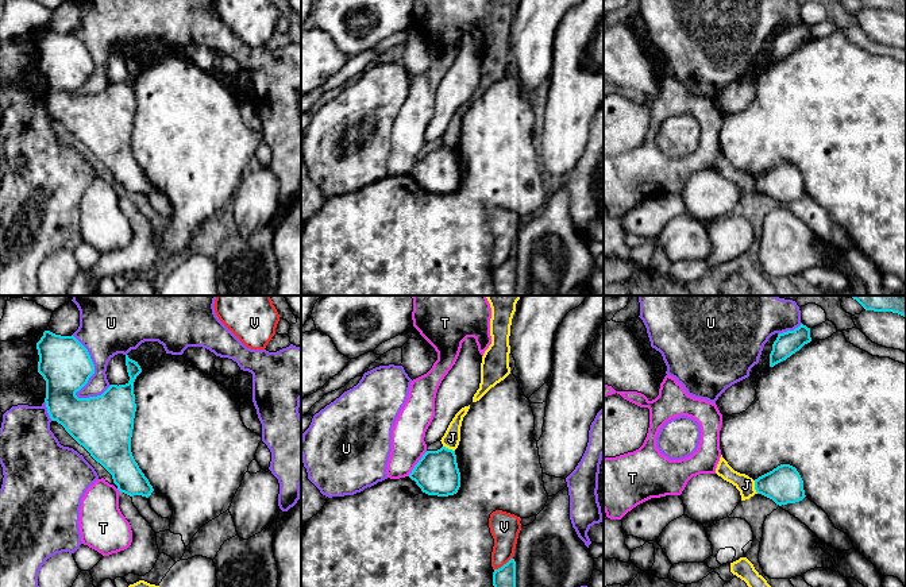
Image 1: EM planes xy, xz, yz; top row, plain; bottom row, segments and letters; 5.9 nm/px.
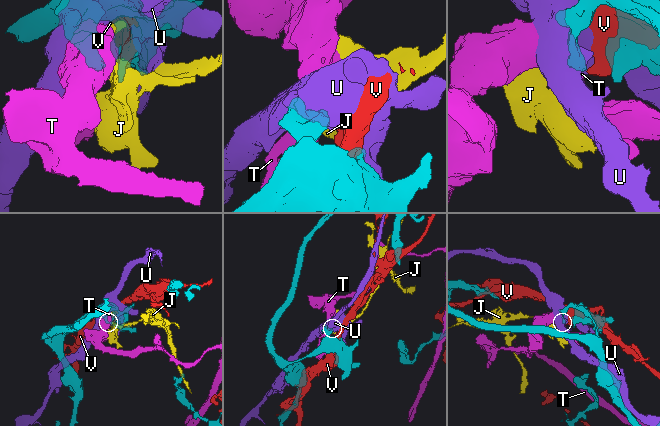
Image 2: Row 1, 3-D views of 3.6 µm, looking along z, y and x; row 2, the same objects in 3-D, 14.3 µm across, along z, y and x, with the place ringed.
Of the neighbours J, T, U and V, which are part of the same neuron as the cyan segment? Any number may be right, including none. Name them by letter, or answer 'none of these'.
none of these

